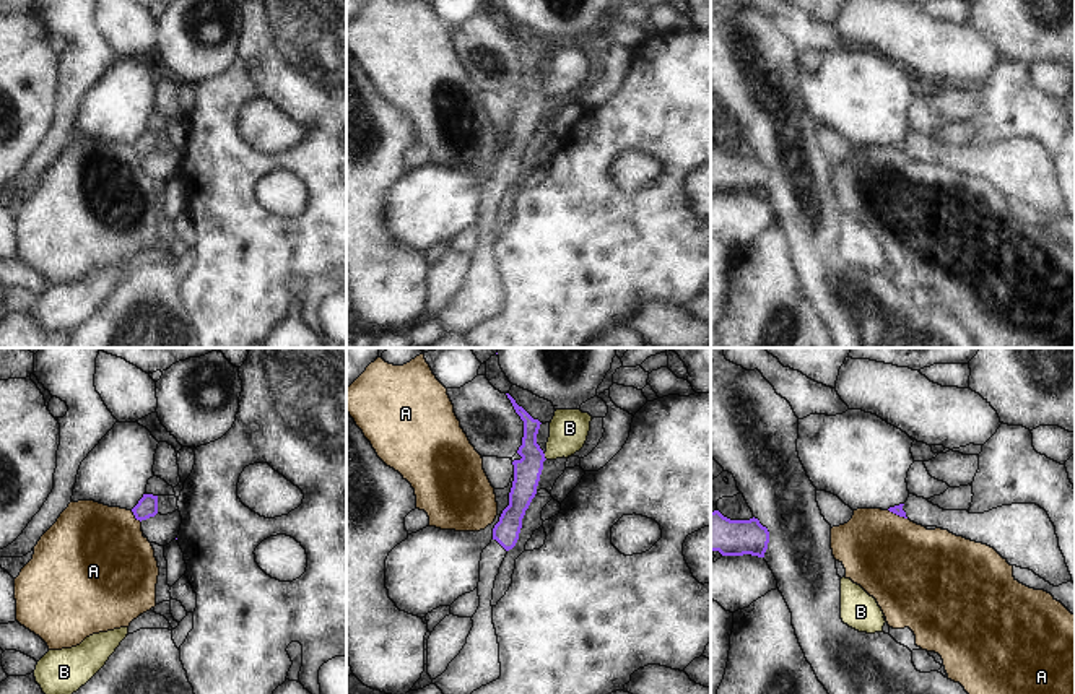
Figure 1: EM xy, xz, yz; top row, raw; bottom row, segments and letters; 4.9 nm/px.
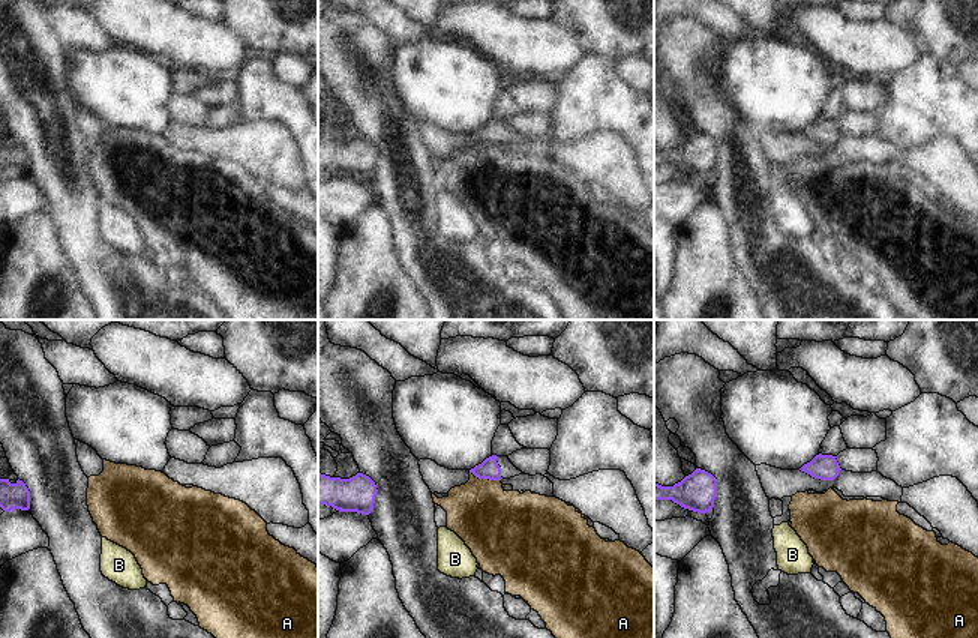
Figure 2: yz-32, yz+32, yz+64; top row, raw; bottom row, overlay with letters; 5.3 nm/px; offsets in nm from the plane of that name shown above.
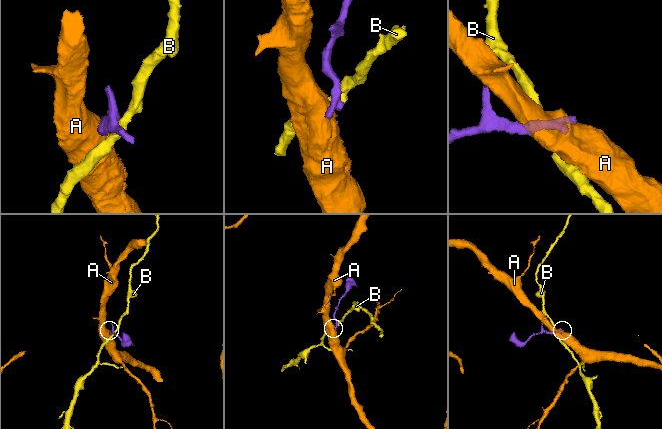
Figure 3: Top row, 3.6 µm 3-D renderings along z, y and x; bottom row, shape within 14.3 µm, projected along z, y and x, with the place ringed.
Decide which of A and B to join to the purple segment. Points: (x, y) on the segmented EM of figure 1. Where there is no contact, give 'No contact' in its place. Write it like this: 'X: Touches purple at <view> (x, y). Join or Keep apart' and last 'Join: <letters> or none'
A: Touches purple at xy (135, 517). Keep apart
B: Touches purple at xz (544, 457). Keep apart
Join: none.

